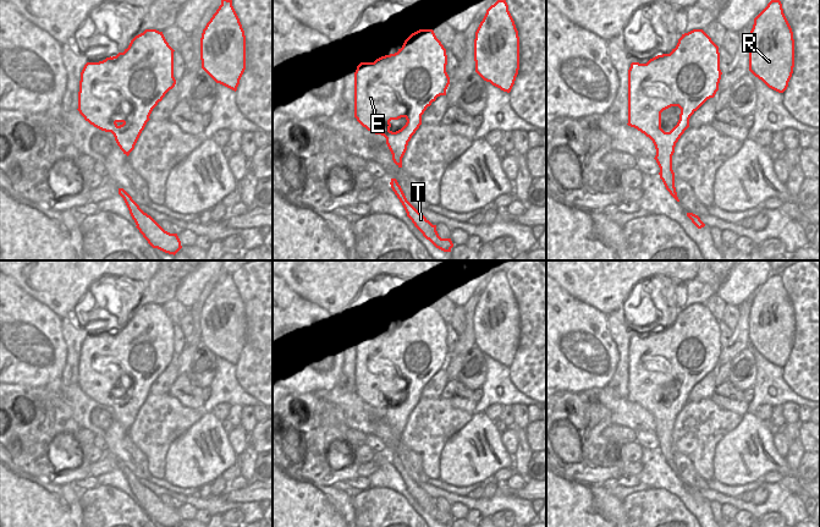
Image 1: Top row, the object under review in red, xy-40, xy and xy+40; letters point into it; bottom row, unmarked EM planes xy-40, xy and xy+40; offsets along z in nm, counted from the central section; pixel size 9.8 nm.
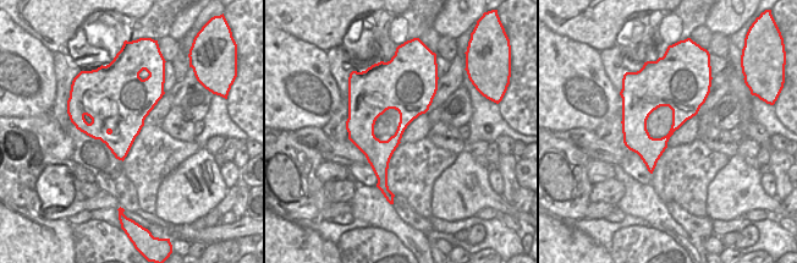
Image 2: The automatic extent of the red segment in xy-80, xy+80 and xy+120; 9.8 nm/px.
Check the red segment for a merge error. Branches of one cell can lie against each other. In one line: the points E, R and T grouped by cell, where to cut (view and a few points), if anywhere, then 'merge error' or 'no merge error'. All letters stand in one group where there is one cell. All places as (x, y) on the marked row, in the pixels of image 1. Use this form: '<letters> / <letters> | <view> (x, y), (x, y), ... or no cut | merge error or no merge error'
E R T | no cut | no merge error

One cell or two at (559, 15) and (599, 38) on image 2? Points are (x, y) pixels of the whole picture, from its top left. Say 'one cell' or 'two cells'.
one cell

